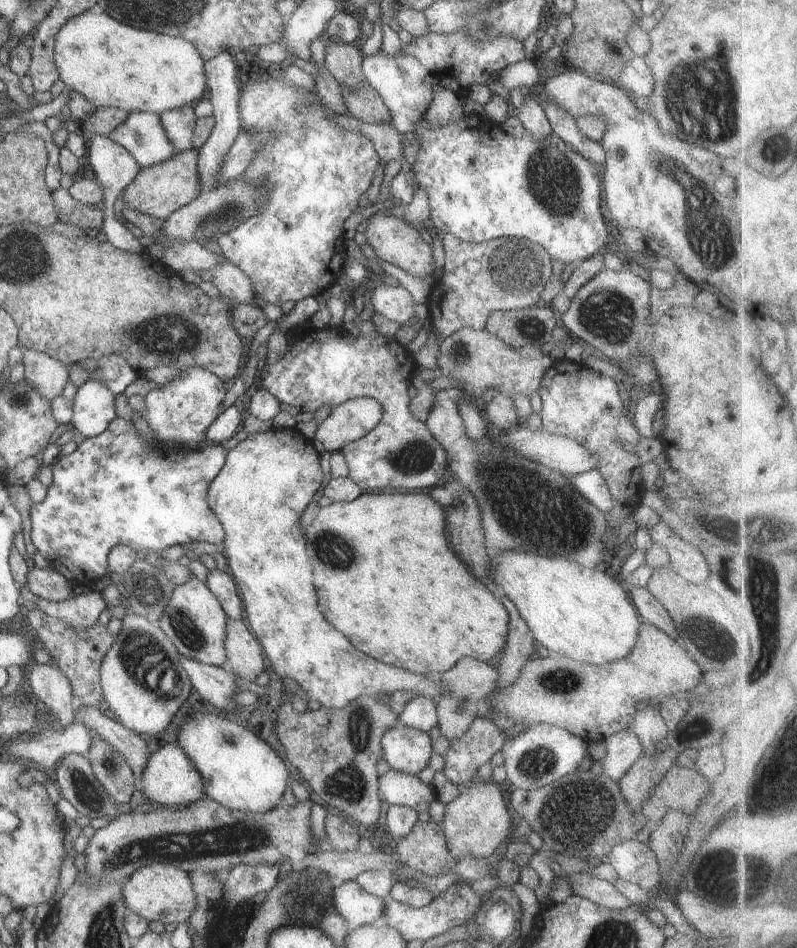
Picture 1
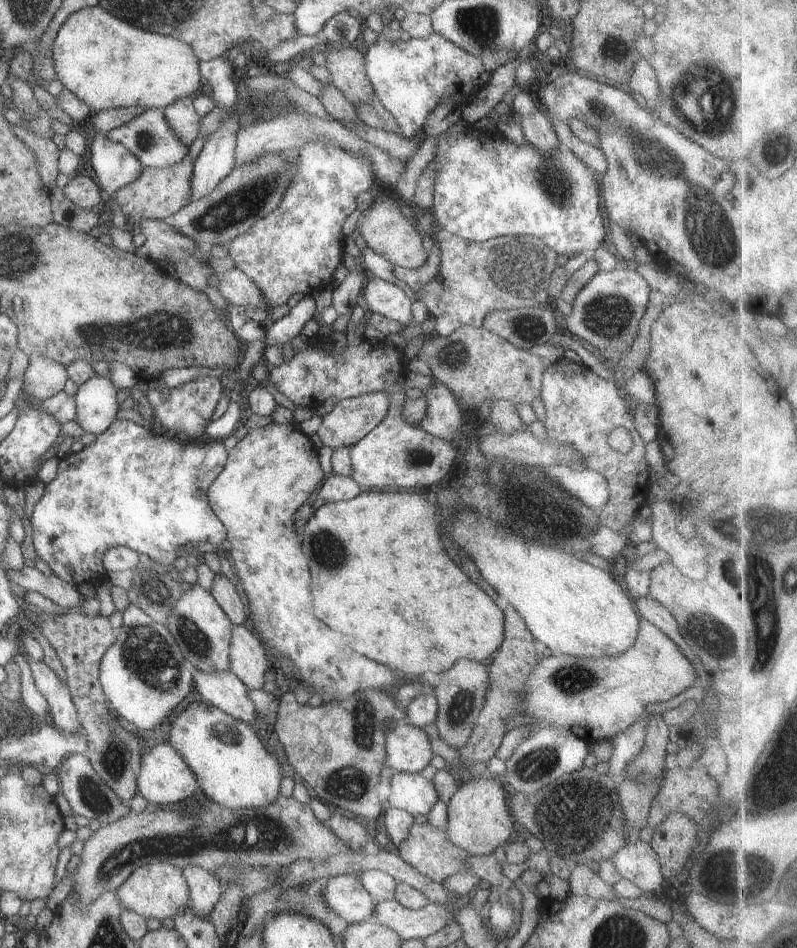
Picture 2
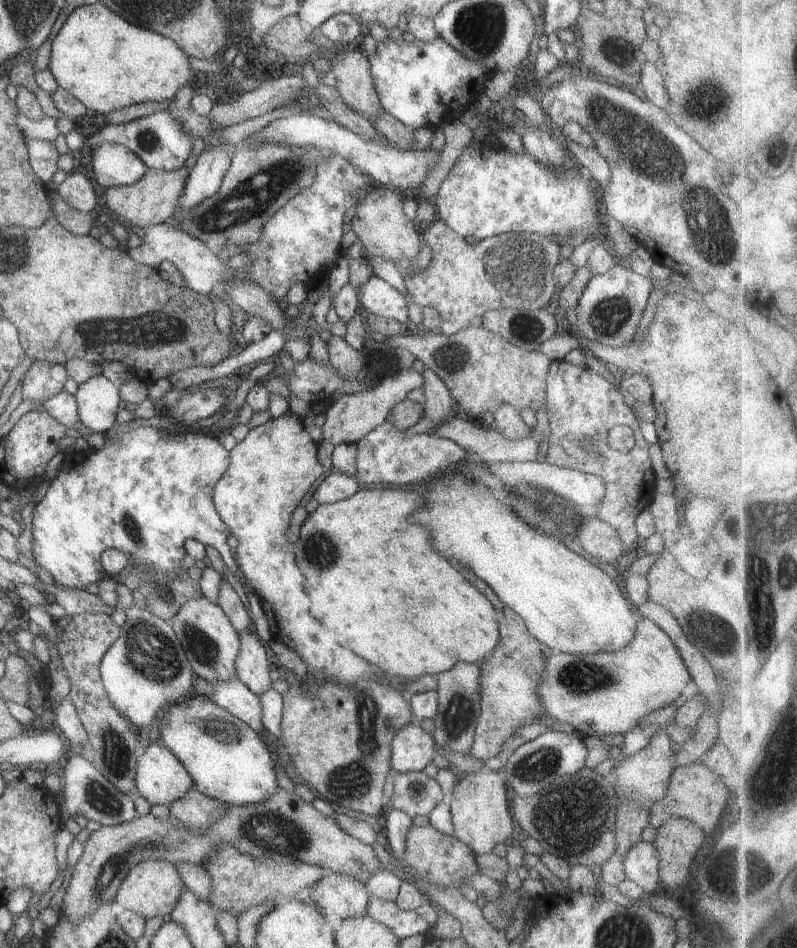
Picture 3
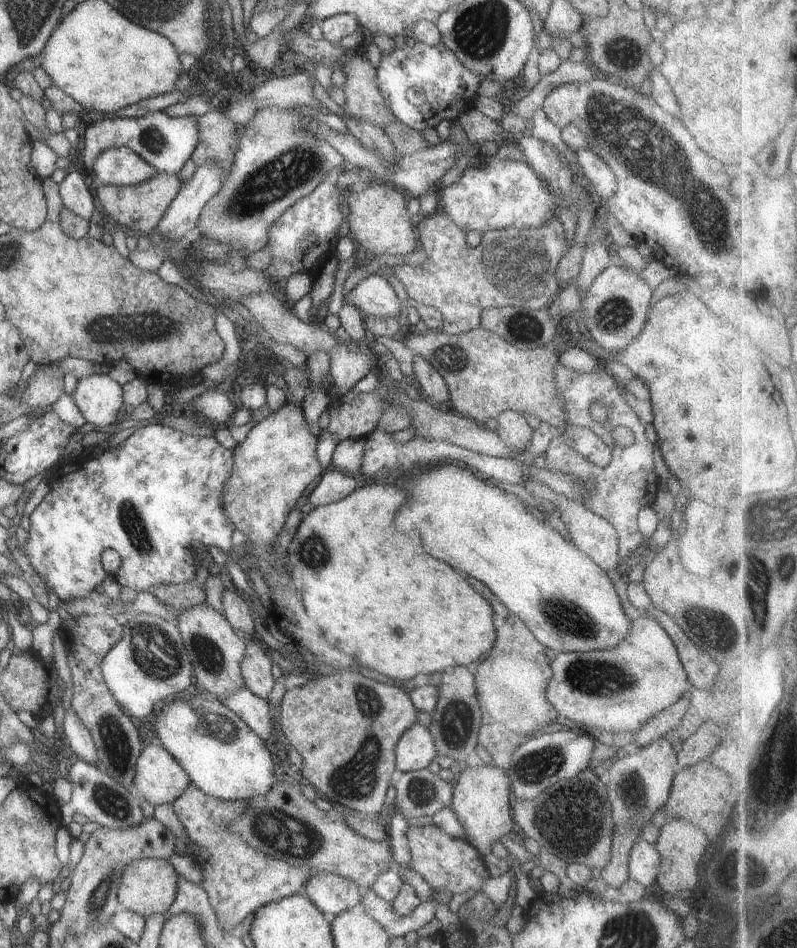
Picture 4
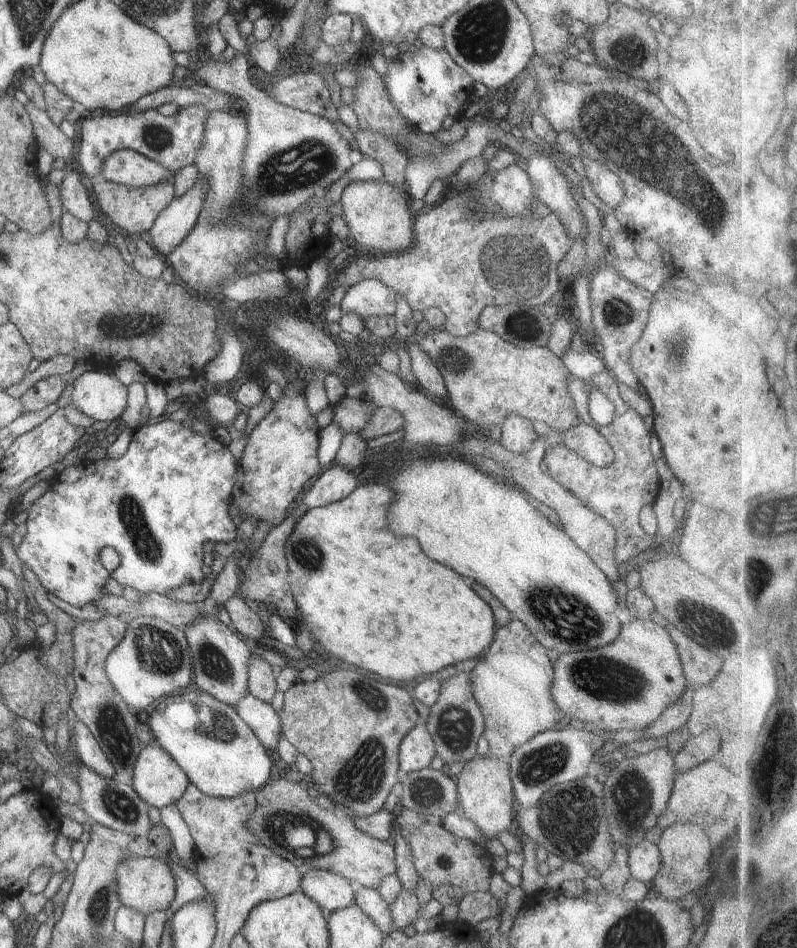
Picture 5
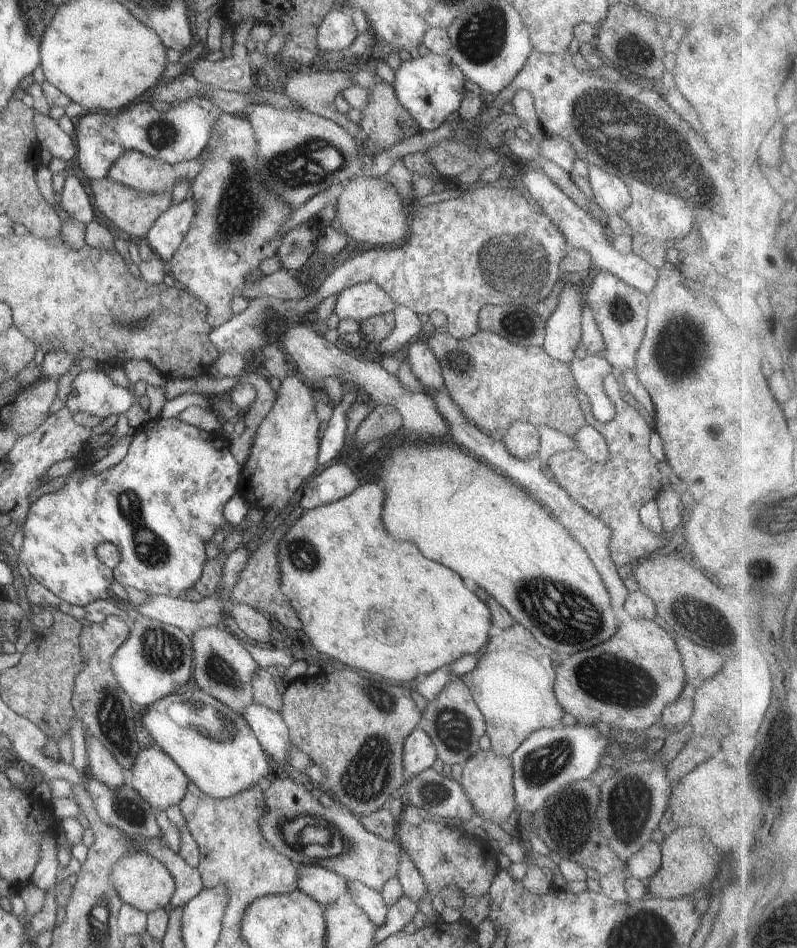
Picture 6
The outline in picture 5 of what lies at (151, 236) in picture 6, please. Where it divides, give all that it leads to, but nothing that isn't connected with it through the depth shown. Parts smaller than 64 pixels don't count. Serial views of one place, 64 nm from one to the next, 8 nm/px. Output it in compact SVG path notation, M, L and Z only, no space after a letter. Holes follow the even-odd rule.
M200 175L197 183L184 196L175 197L161 210L145 236L158 256L165 259L197 225L206 197L207 185Z

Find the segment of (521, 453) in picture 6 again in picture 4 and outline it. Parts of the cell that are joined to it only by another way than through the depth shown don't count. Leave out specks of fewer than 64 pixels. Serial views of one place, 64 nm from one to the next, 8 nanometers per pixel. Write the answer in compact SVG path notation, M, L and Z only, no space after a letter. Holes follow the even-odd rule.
M508 409L496 419L498 422L497 435L501 441L516 451L524 451L531 447L533 429L522 415Z

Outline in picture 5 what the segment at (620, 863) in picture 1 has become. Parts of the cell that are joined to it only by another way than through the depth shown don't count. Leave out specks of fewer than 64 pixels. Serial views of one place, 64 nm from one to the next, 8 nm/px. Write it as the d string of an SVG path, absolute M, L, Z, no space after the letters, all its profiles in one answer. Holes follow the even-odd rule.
M644 838L630 850L627 863L631 870L631 876L649 886L661 867L659 848Z

